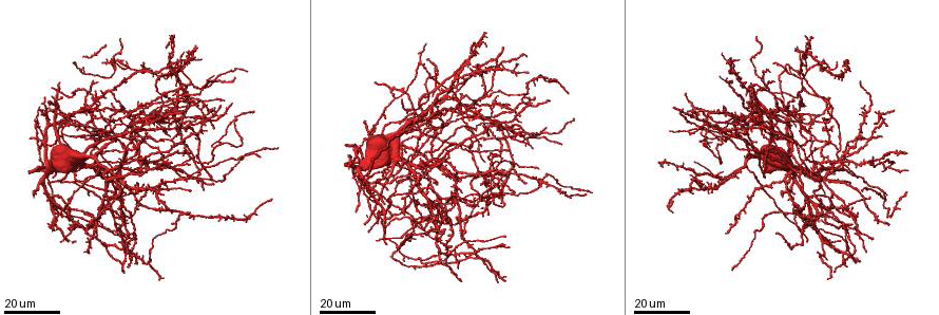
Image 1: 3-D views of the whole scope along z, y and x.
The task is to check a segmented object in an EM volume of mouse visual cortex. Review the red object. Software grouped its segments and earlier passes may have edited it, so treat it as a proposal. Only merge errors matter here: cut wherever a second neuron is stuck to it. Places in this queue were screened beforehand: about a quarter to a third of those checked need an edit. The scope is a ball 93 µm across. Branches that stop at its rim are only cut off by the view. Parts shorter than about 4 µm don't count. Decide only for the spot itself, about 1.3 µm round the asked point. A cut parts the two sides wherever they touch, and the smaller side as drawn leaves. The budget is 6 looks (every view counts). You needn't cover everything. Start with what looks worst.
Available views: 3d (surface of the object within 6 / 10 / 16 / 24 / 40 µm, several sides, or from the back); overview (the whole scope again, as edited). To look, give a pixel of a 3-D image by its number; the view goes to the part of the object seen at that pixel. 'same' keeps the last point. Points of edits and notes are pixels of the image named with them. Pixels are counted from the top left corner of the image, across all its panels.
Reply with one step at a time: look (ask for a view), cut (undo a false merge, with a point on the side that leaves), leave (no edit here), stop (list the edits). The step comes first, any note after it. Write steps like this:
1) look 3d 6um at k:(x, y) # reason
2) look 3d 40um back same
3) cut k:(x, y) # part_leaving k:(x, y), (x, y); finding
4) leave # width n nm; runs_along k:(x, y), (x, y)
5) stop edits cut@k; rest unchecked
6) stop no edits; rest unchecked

look 3d 24um at 1:(437, 86) # four-way junction

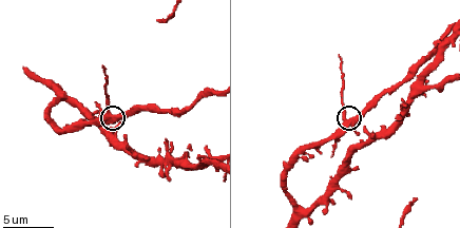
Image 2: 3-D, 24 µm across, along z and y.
look 3d 6um at 2:(108, 111)

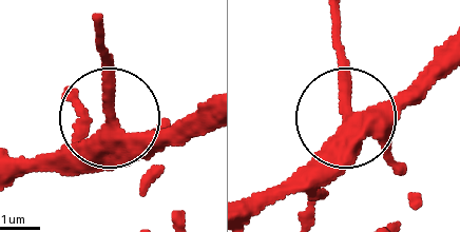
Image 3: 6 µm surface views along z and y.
leave # side_arm 9 um; runs_along 3:(255, 216), (343, 118), (340, 47); all the same neuron

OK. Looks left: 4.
look 3d 24um at 1:(421, 62) # looks like a crossing

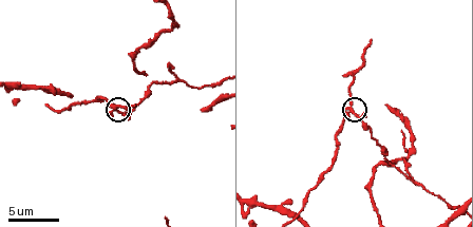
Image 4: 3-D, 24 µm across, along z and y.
look 3d 6um at 4:(350, 106) # zoom in

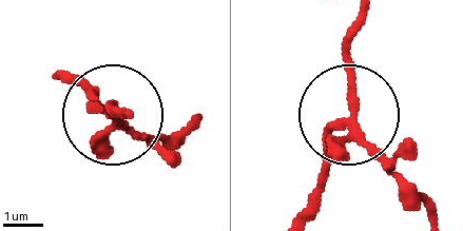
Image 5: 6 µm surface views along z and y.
leave # side_arm 8 um; runs_along 5:(306, 212), (346, 101), (357, 14); continuous, no second neuron

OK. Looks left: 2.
look 3d 16um at 1:(106, 125)

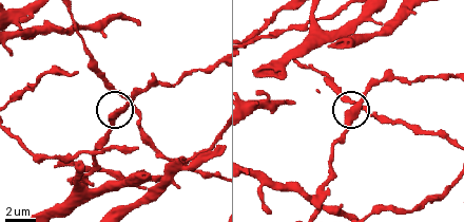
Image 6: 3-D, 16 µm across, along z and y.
look 3d 6um at 6:(362, 100)

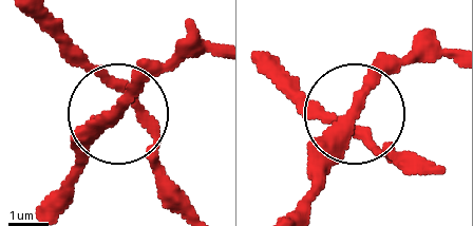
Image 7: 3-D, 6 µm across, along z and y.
leave # arms 4; runs_along 7:(296, 206), (366, 95), (423, 37); one neuron here

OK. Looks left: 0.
stop no edits; rest unchecked

